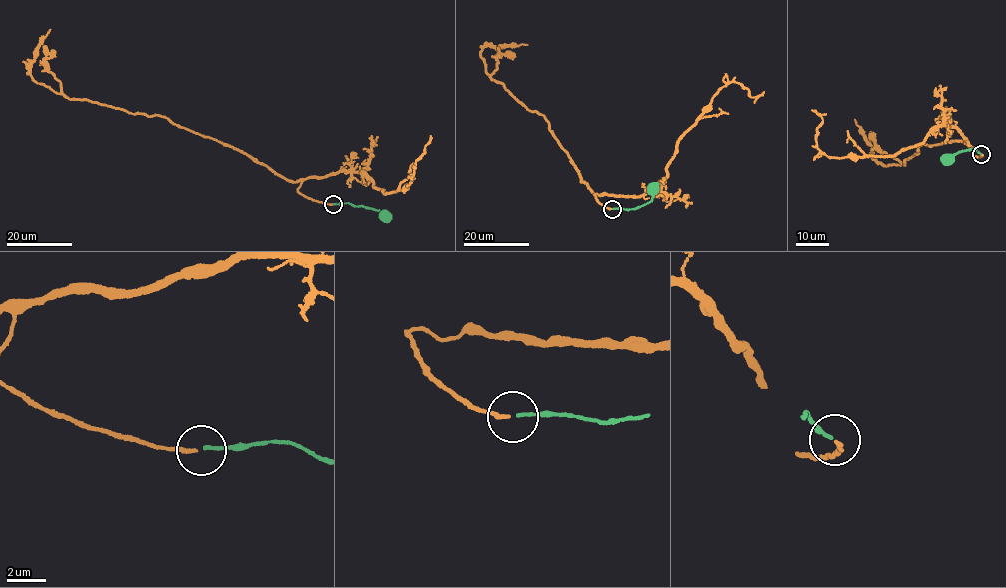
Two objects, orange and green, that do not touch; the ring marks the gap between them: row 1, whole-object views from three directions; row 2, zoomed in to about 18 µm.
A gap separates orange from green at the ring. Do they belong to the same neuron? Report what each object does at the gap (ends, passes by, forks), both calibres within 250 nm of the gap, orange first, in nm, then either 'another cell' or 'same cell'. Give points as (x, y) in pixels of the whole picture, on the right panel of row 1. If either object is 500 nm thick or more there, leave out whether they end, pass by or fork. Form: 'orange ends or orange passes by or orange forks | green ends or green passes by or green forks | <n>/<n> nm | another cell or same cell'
orange ends | green ends | 200/160 nm | same cell

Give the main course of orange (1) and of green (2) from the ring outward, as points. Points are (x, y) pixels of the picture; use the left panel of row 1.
1: (333, 204), (306, 197), (300, 180), (165, 117), (70, 100), (34, 80), (31, 63), (50, 29)
2: (333, 204), (361, 205), (379, 210), (385, 217)

